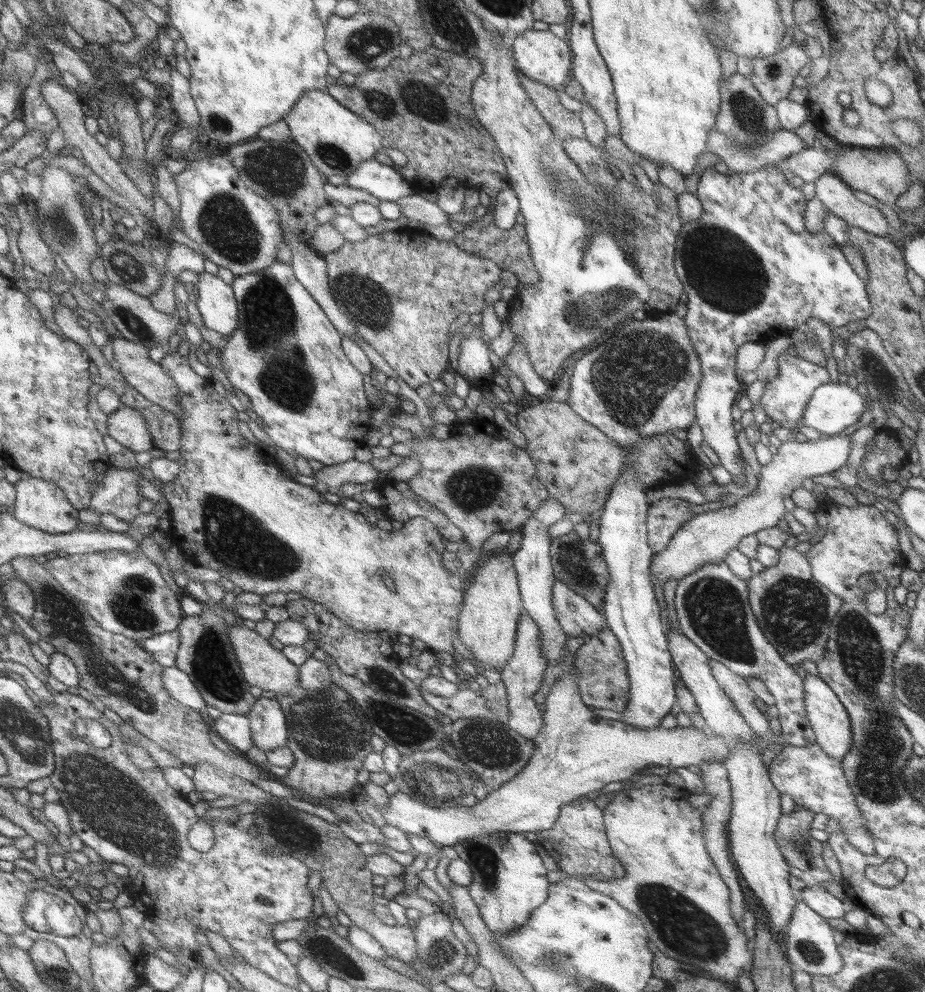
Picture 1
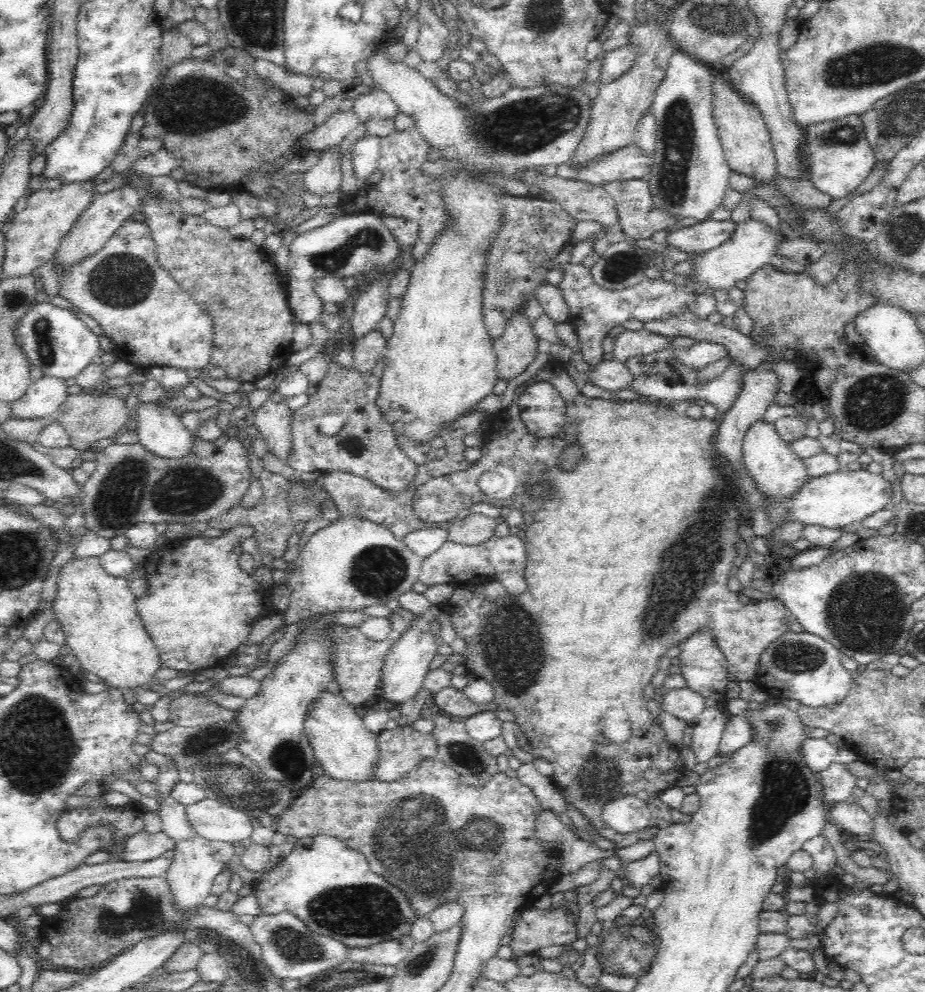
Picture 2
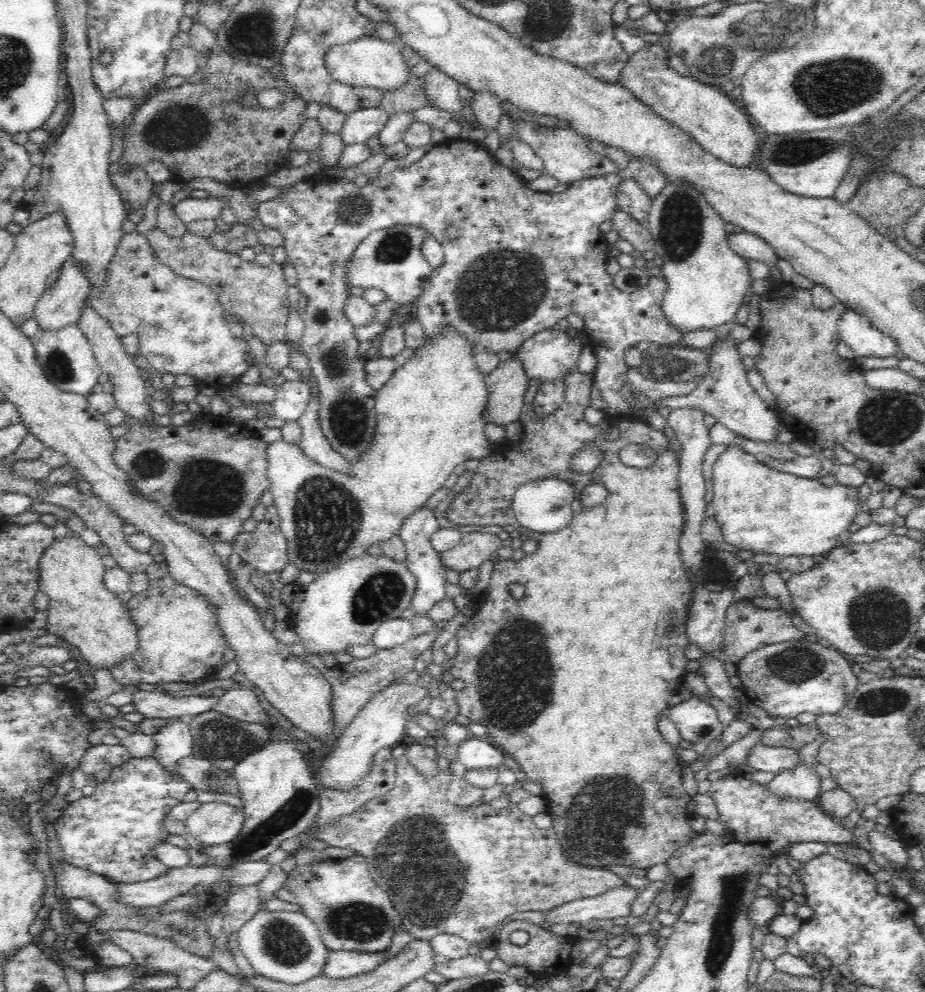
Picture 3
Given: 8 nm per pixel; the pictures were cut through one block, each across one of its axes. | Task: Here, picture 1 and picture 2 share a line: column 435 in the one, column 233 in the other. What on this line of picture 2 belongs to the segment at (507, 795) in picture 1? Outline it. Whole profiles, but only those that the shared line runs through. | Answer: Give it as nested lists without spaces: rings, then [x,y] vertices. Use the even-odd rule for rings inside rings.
[[[204,797],[185,806],[187,821],[202,838],[236,844],[250,839],[253,827],[245,811],[238,810],[219,799]]]

